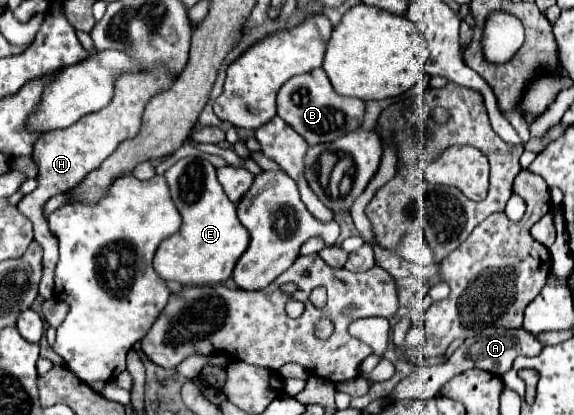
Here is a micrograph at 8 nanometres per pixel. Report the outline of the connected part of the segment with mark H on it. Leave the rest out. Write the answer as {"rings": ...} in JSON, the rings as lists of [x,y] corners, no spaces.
{"rings":[[[162,62],[154,64],[154,68],[150,72],[140,72],[140,74],[124,74],[116,80],[116,90],[114,90],[114,98],[112,102],[94,112],[94,114],[86,114],[82,116],[82,120],[74,122],[70,128],[62,128],[62,130],[54,130],[48,134],[42,134],[34,146],[34,162],[38,166],[38,176],[36,176],[36,190],[26,194],[16,208],[32,220],[34,224],[34,232],[36,232],[36,242],[42,246],[44,250],[44,258],[42,258],[42,280],[40,280],[40,294],[44,300],[52,298],[52,288],[54,288],[54,268],[59,259],[58,239],[52,236],[52,232],[48,230],[46,220],[42,218],[42,206],[50,196],[62,194],[70,188],[74,188],[88,172],[92,172],[94,168],[98,168],[116,148],[122,140],[134,138],[140,130],[140,120],[142,120],[142,112],[144,106],[148,104],[148,100],[152,96],[156,96],[158,92],[168,90],[174,84],[176,76],[170,72],[170,68]]]}

